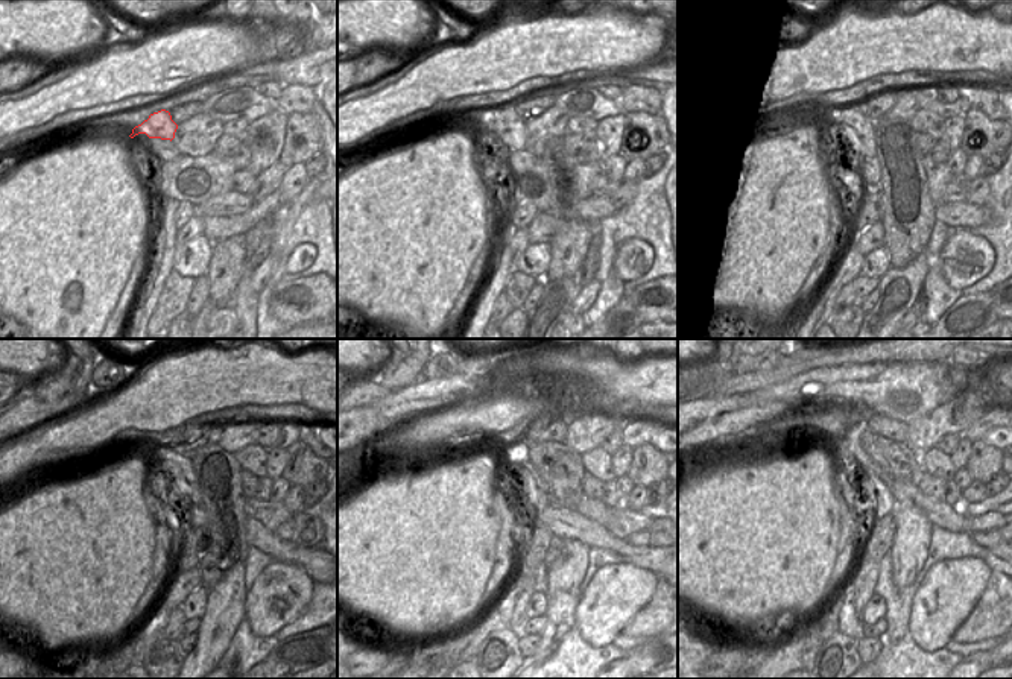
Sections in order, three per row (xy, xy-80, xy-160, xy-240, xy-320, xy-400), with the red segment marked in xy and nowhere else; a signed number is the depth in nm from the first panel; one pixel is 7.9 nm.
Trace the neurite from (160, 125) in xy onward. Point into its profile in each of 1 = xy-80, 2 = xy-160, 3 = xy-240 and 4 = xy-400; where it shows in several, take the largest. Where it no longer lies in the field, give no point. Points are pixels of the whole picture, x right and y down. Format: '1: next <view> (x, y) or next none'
1: next xy-80 (503, 123)
2: next xy-160 (845, 119)
3: next xy-240 (167, 457)
4: next xy-400 (883, 502)

